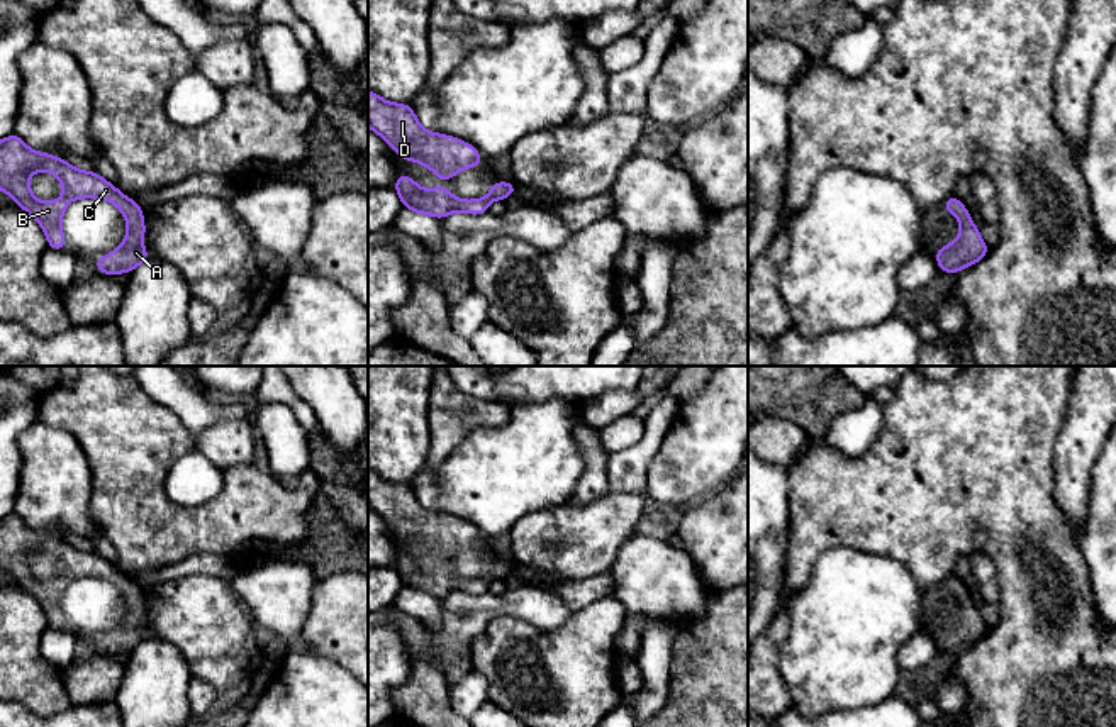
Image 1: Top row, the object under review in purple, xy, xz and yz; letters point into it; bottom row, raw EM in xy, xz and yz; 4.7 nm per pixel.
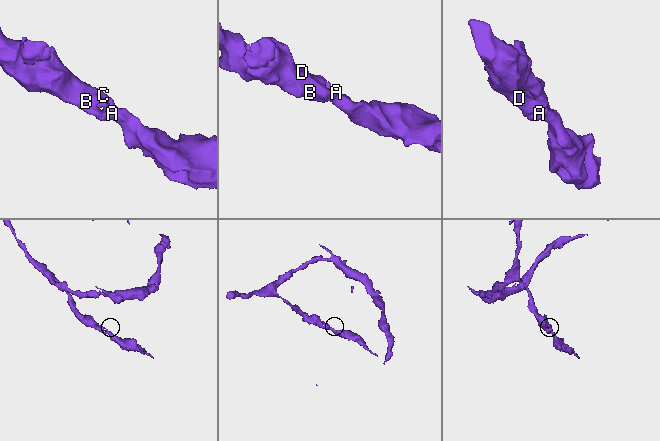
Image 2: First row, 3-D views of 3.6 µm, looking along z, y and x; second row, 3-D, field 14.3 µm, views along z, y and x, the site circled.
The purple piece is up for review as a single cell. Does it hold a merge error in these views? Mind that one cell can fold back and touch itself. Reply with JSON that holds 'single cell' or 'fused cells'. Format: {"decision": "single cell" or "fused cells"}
{"decision": "single cell"}

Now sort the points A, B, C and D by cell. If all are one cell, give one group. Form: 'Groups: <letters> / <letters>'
Groups: A B C D

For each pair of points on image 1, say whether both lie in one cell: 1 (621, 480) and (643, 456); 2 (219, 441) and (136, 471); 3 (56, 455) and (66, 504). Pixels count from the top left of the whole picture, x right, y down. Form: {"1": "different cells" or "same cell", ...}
{"1": "same cell", "2": "different cells", "3": "same cell"}

